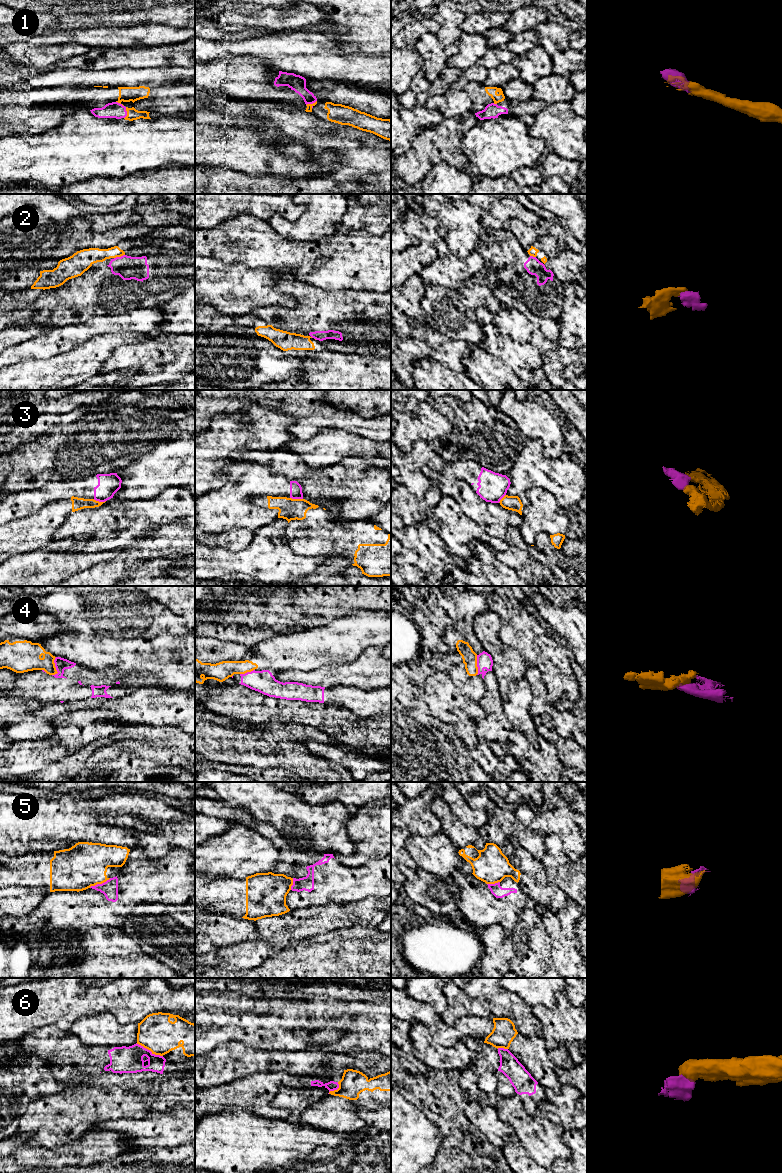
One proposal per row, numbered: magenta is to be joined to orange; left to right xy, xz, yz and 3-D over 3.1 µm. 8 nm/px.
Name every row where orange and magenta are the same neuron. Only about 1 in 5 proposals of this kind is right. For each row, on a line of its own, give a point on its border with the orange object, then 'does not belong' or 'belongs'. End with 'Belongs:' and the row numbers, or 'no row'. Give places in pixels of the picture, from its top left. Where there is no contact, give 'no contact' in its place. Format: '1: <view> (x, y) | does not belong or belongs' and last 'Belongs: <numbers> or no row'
1: xz (311, 104) | belongs
2: xy (119, 256) | does not belong
3: xz (296, 499) | does not belong
4: xy (55, 667) | does not belong
5: xy (99, 883) | does not belong
6: xy (149, 1049) | does not belong
Belongs: 1

